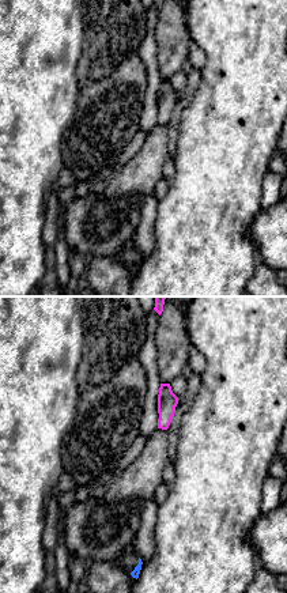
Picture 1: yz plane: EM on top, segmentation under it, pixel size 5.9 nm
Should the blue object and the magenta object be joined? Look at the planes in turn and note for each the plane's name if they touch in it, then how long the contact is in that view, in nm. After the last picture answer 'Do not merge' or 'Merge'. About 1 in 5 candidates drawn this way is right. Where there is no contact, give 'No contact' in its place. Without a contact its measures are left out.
No contact

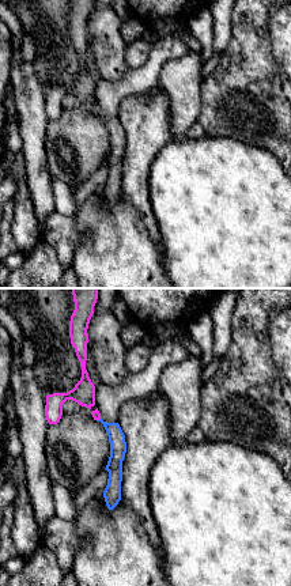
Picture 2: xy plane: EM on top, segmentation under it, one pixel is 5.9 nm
Touches blue in xy. Shared border 30 nm

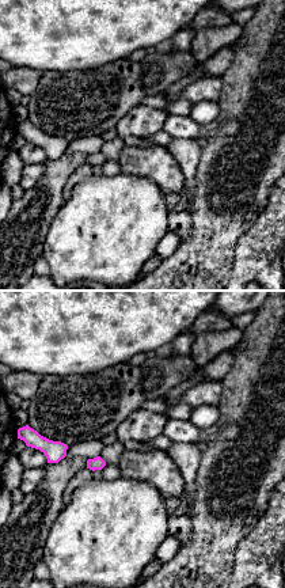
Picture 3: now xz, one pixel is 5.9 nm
No contact

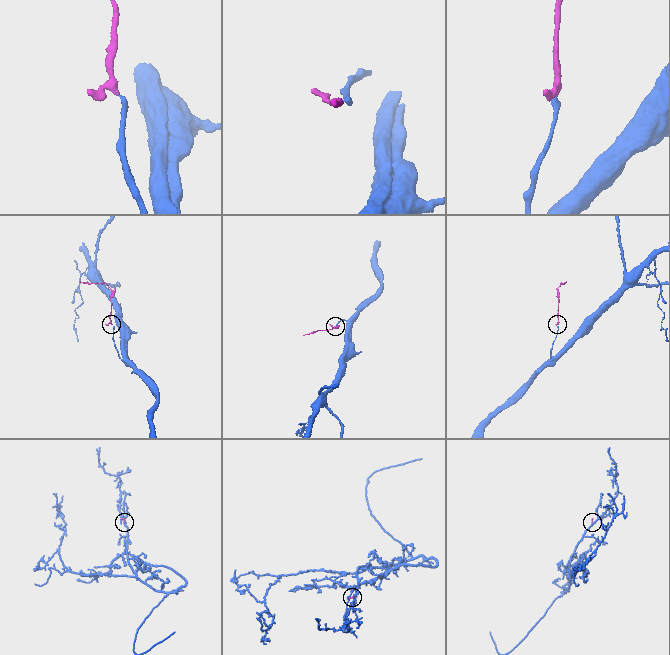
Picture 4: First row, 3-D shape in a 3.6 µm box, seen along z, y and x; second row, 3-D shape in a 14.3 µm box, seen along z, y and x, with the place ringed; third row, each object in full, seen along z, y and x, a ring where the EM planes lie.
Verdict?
Merge

